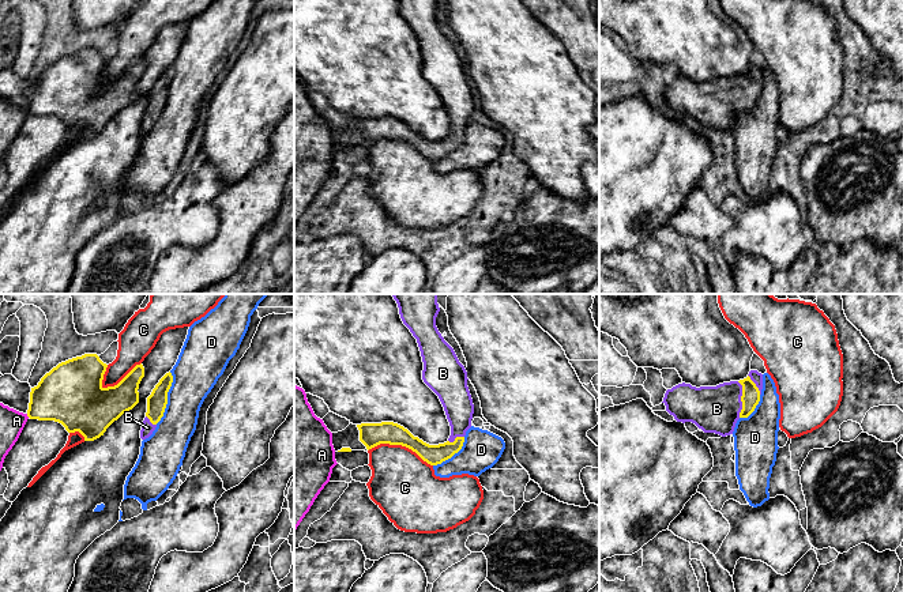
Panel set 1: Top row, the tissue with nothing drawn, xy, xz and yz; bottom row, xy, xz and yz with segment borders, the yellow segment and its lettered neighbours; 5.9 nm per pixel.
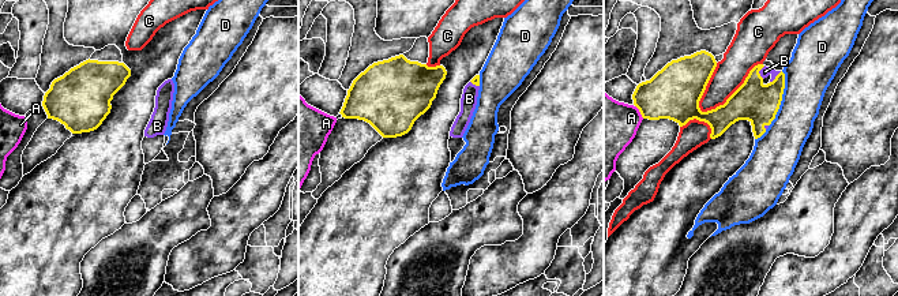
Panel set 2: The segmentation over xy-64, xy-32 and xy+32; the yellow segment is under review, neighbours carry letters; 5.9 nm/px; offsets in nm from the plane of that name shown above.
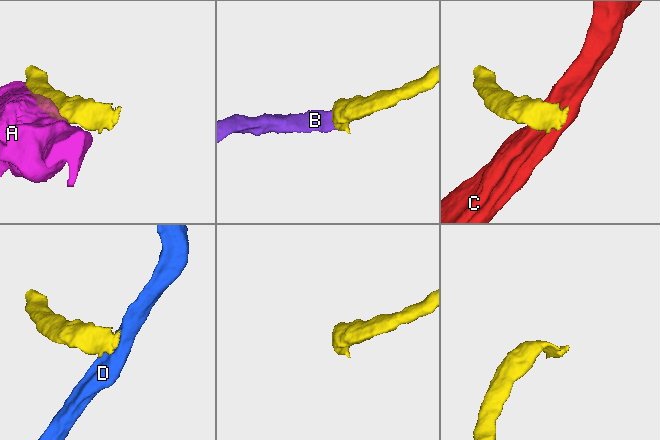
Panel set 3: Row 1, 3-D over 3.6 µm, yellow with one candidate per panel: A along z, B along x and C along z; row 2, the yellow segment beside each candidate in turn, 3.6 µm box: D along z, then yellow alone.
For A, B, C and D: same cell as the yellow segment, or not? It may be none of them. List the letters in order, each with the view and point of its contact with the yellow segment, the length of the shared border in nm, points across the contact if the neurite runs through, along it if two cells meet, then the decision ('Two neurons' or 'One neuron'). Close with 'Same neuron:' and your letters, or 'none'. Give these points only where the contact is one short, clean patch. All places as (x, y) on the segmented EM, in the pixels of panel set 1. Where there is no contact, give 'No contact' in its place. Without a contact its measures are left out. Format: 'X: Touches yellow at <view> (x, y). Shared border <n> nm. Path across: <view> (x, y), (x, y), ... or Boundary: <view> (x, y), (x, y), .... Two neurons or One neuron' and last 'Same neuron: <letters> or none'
A: Touches yellow at xy (27, 415). Shared border 30 nm. Two neurons
B: Touches yellow at yz (741, 399). Shared border 220 nm. Path across: yz (751, 395), (741, 399), (730, 400), (717, 408). One neuron
C: Touches yellow at xz (401, 444). Shared border 400 nm. Two neurons
D: Touches yellow at xy (166, 398). Shared border 320 nm. Two neurons
Same neuron: B

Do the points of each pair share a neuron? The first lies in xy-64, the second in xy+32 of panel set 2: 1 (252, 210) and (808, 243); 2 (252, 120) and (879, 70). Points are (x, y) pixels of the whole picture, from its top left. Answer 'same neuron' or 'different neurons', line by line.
1: different neurons
2: same neuron

